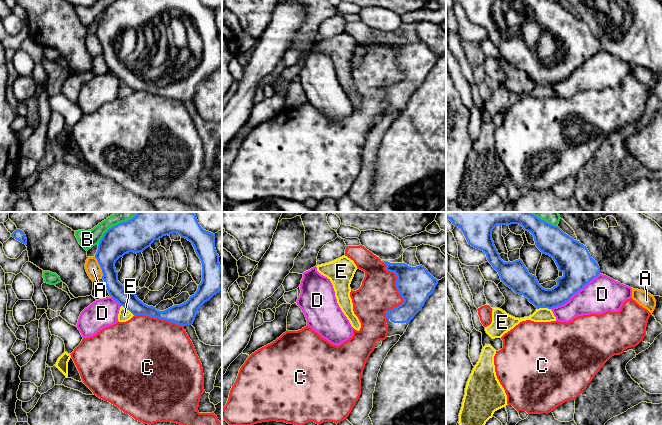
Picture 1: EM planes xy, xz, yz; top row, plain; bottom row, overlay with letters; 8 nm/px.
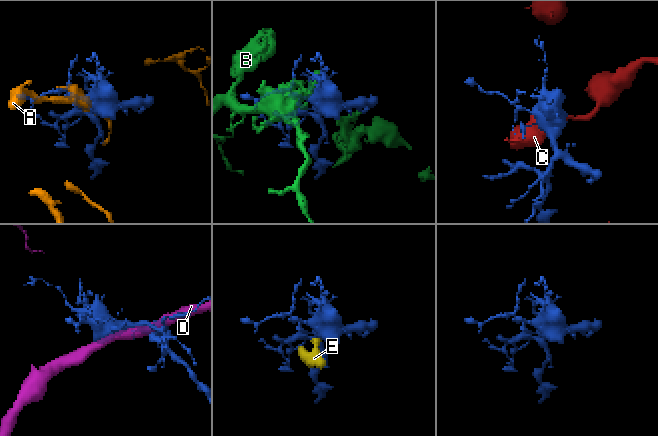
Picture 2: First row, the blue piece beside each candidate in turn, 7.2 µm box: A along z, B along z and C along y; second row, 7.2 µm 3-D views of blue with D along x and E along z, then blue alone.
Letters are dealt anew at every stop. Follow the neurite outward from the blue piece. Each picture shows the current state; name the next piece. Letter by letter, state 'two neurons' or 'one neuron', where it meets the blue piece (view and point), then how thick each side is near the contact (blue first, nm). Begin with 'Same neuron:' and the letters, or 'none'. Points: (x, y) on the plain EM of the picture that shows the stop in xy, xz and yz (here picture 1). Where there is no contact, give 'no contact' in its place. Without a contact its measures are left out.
Same neuron: none
A: two neurons | xy (100, 42) | 240/120 nm
B: two neurons | xy (105, 8) | 240/140 nm
C: two neurons | xz (398, 67) | 280/300 nm
D: two neurons | yz (575, 68) | 280/280 nm
E: two neurons | yz (543, 83) | 190/110 nm

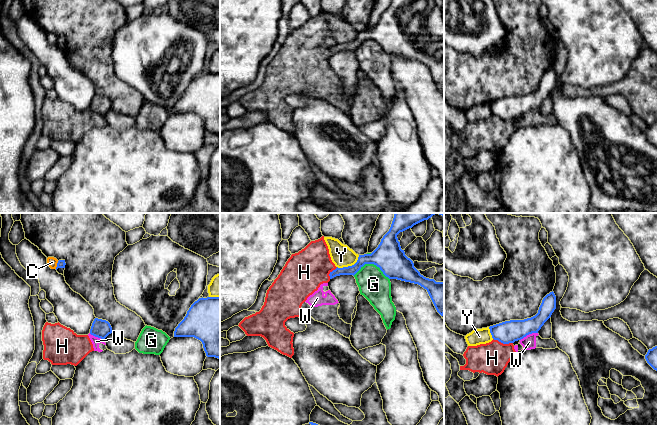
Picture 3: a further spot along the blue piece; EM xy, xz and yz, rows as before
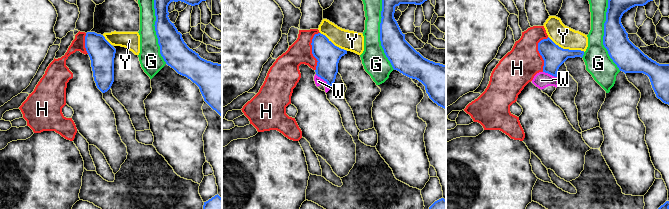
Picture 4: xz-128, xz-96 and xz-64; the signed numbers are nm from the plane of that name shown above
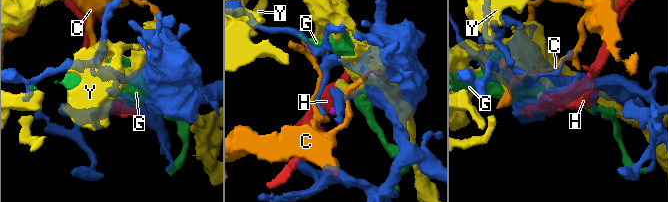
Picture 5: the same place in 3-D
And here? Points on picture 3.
Same neuron: none
C: two neurons | xy (57, 41) | 60/80 nm
G: two neurons | xz (372, 39) | 240/240 nm
H: two neurons | yz (503, 119) | 180/260 nm
W: two neurons | yz (528, 110) | 180/110 nm
Y: two neurons | xz (349, 42) | 140/180 nm

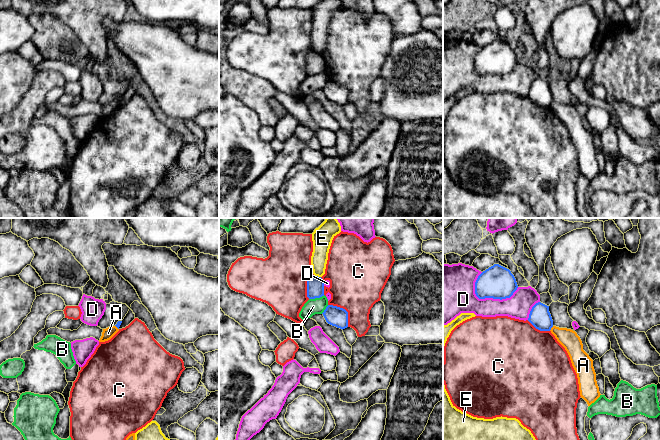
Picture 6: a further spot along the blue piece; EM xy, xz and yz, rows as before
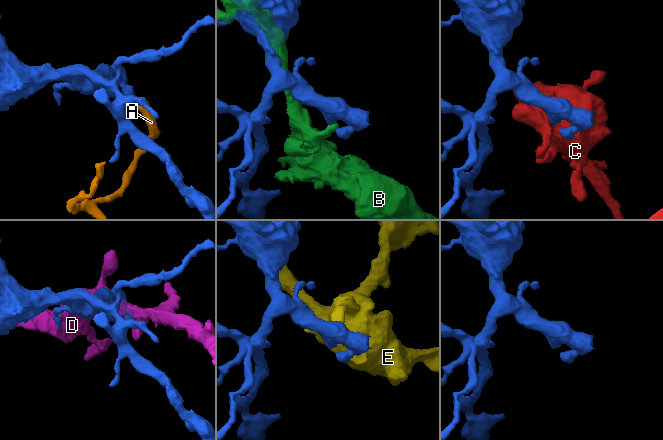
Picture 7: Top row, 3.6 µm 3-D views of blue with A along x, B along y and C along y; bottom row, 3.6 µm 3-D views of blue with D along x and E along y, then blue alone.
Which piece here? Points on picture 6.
Same neuron: none
A: two neurons | yz (551, 103) | 170/150 nm
B: two neurons | xz (316, 73) | 140/130 nm
C: two neurons | xz (345, 86) | 160/440 nm
D: two neurons | yz (496, 74) | 260/200 nm
E: two neurons | xz (317, 52) | 140/140 nm

